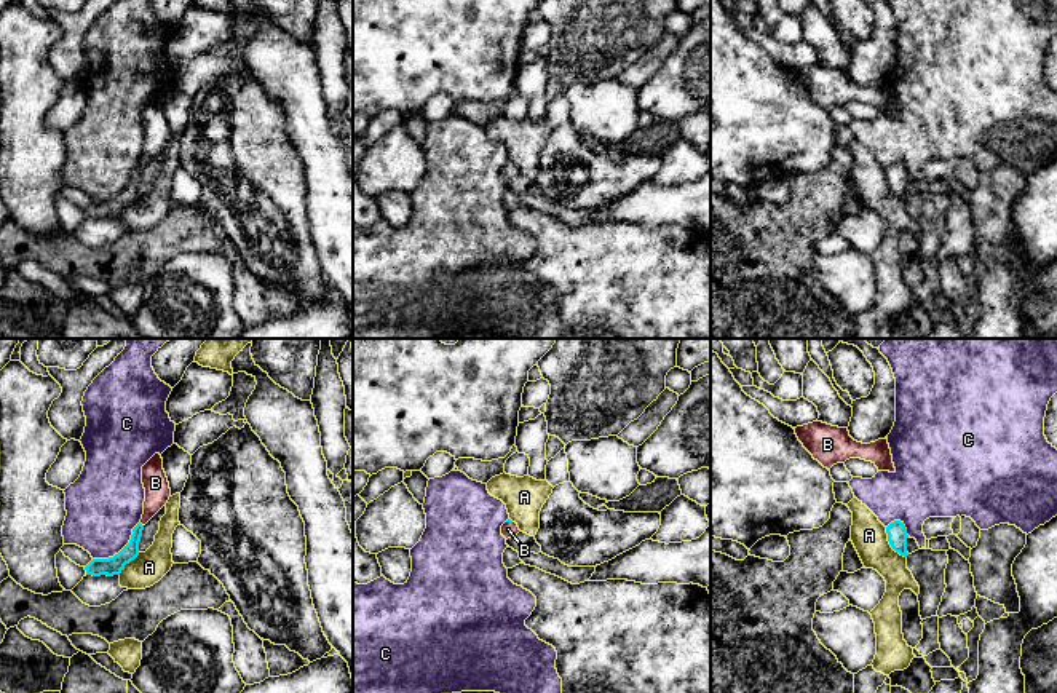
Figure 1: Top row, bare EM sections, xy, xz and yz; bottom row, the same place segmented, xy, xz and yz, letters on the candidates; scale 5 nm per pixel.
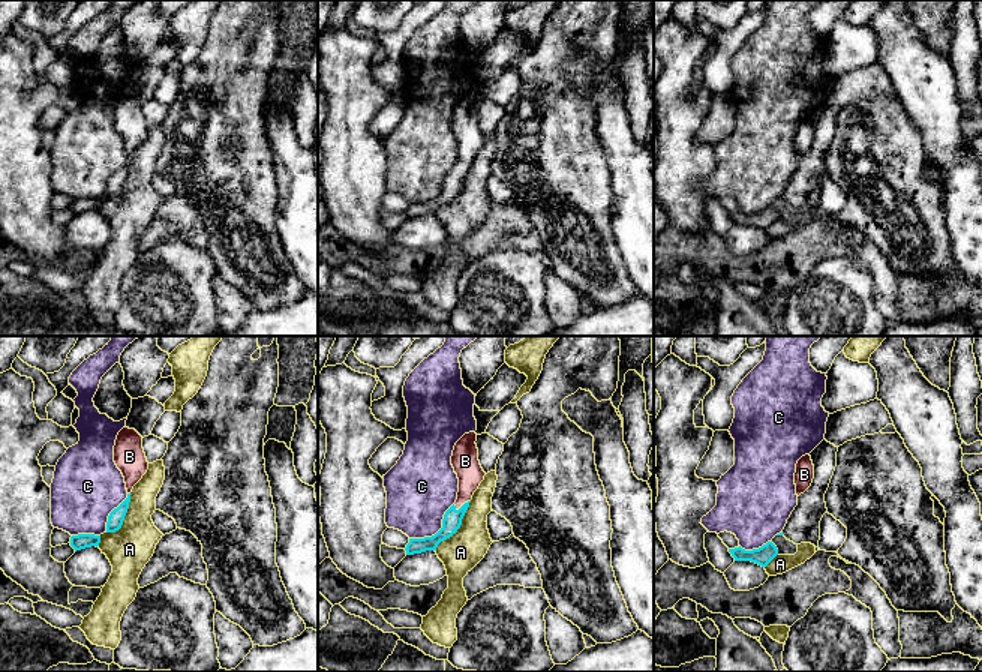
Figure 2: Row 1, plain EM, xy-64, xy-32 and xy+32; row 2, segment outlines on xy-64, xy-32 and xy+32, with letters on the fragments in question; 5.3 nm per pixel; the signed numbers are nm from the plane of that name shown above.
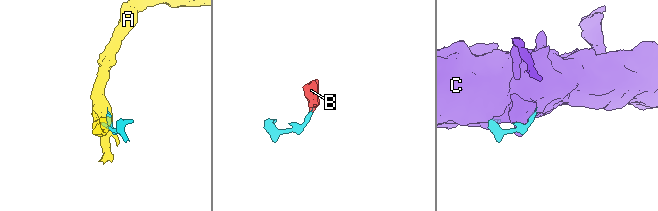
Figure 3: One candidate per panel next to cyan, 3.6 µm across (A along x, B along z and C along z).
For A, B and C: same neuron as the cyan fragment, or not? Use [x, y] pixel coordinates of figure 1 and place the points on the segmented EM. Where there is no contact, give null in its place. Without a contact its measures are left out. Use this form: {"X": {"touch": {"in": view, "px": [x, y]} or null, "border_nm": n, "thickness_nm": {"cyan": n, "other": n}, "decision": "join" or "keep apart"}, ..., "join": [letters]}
{"A": {"touch": {"in": "yz", "px": [890, 543]}, "border_nm": 190, "thickness_nm": {"cyan": 100, "other": 180}, "decision": "keep apart"}, "B": {"touch": {"in": "xy", "px": [141, 524]}, "border_nm": 30, "thickness_nm": {"cyan": 90, "other": 130}, "decision": "join"}, "C": {"touch": {"in": "xy", "px": [122, 550]}, "border_nm": 300, "thickness_nm": {"cyan": 90, "other": 380}, "decision": "keep apart"}, "join": ["B"]}

